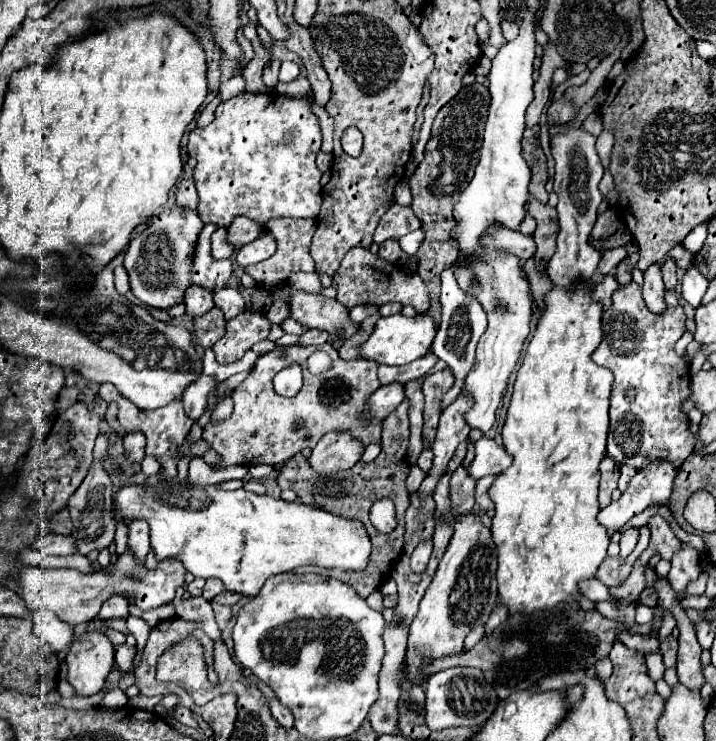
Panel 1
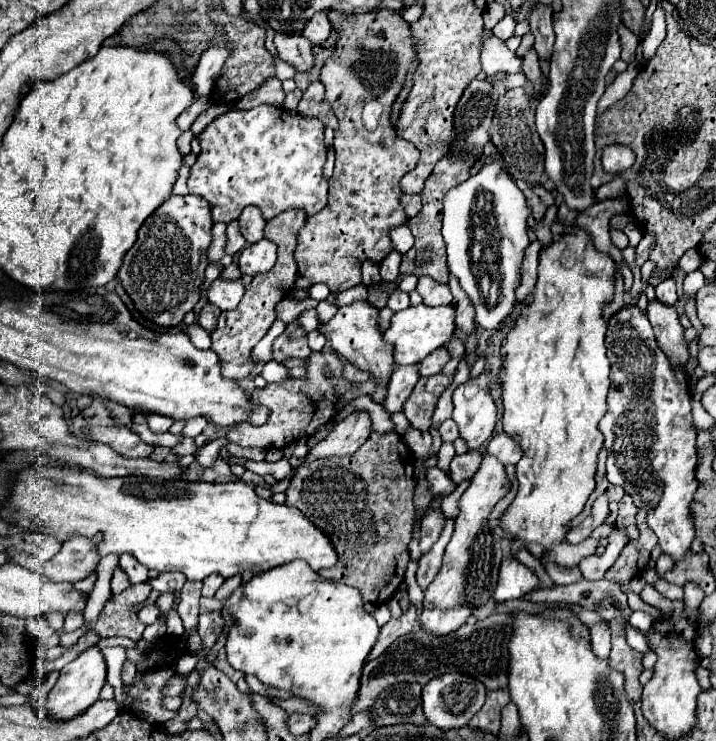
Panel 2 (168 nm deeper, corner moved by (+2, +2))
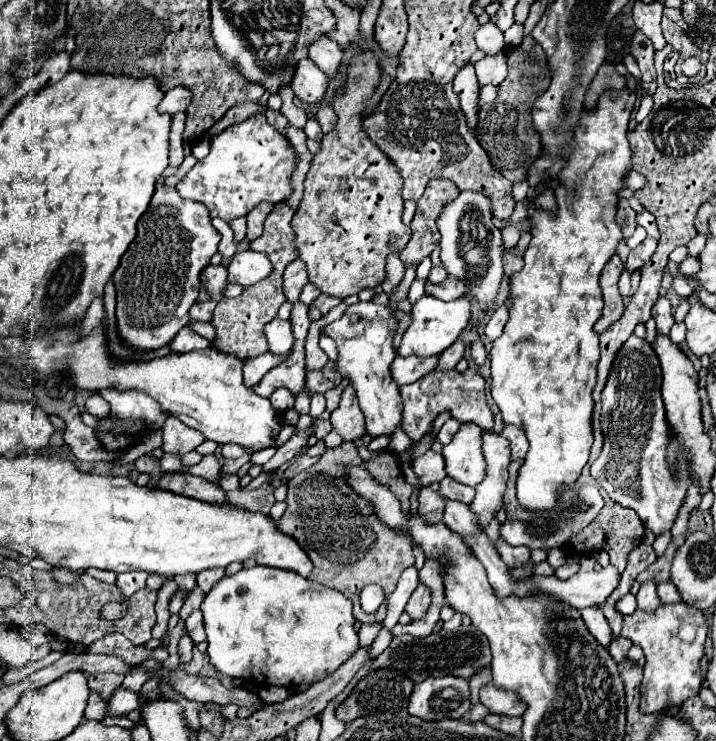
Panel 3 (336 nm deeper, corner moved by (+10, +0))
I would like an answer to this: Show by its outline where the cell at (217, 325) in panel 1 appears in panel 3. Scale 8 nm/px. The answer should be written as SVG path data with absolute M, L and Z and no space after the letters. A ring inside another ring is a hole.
M197 301L197 303L191 307L189 315L191 315L191 319L193 319L193 321L211 321L215 305L217 305L215 301L205 301L205 303Z

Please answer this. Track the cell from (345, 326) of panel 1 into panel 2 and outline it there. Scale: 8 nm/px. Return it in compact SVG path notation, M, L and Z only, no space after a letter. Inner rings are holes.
M357 301L351 305L339 307L335 317L321 325L321 331L327 335L327 341L333 343L333 349L337 353L341 353L347 361L355 363L357 367L371 371L371 377L379 383L377 391L371 397L373 401L381 403L385 399L385 385L389 383L389 377L393 371L393 355L391 355L391 345L383 341L383 335L377 327L377 315L379 311L371 303ZM373 317L375 317L375 323L373 323Z

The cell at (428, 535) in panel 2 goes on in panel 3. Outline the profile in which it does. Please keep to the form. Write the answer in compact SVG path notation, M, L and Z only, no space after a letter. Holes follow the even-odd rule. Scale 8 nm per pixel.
M423 487L419 491L419 511L421 515L429 515L429 519L433 521L441 521L445 503L437 491L433 491L431 487Z

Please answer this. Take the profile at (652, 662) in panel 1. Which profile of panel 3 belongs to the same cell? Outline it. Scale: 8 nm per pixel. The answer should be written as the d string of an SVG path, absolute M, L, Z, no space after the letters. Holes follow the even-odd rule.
M623 637L612 640L609 646L609 653L612 658L615 659L615 663L621 664L623 662L625 655L627 655L627 652L632 645L633 643L631 643L629 639Z

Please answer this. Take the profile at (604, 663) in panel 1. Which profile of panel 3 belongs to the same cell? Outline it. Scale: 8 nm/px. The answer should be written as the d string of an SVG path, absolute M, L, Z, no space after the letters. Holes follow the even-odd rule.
M585 607L585 609L581 611L581 615L583 615L583 621L585 621L585 625L589 627L591 635L593 635L603 647L609 647L613 635L611 635L611 627L609 627L609 621L605 619L603 611L601 611L599 607Z

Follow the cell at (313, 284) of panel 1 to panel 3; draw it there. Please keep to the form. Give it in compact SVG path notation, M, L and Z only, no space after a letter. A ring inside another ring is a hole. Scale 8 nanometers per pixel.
M324 330L321 331L319 346L327 354L328 358L333 361L333 363L337 363L338 353L336 344L330 337L325 335Z

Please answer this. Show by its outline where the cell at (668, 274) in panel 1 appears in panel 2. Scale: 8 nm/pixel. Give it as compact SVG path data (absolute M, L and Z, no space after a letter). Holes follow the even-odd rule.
M667 277L667 281L661 281L657 287L655 287L655 293L657 293L657 299L667 303L667 305L675 305L677 303L677 291L675 291L675 279L673 277Z

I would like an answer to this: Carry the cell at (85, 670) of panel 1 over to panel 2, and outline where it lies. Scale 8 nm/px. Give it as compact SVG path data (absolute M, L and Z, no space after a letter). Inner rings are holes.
M93 645L85 651L81 651L81 655L77 659L73 659L71 663L67 663L61 669L61 675L59 675L55 687L49 691L41 713L45 713L45 717L51 715L55 719L69 719L69 717L75 717L77 713L83 713L89 705L93 705L99 699L99 691L105 685L105 679L107 679L105 657L103 657L101 649L97 645Z

